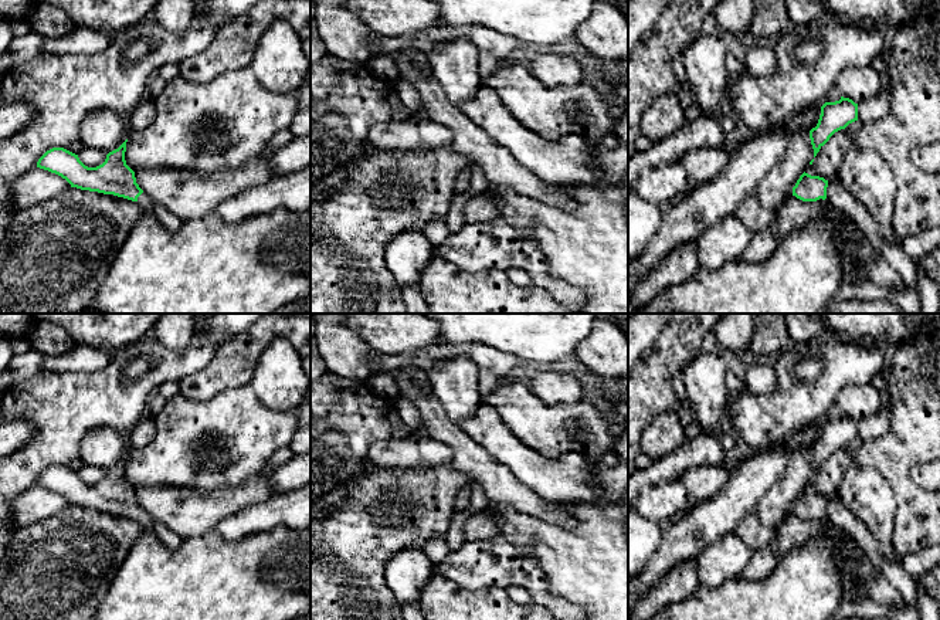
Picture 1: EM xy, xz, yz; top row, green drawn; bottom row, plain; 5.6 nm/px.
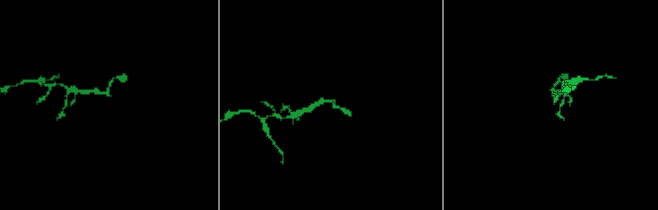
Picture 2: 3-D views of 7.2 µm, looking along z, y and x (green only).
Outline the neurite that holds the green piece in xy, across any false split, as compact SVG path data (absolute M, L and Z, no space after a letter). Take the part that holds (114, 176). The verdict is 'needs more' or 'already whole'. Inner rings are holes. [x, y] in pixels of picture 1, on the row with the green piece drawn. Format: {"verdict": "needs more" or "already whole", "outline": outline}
{"verdict": "needs more", "outline": "M128 139L109 152L105 162L96 167L85 166L78 155L64 148L47 150L37 162L37 167L61 176L71 187L123 197L136 201L145 211L113 258L89 309L96 314L274 314L310 294L310 210L298 213L279 207L241 223L224 223L211 213L183 221L180 228L172 233L157 221L152 200L126 165L126 142Z"}

